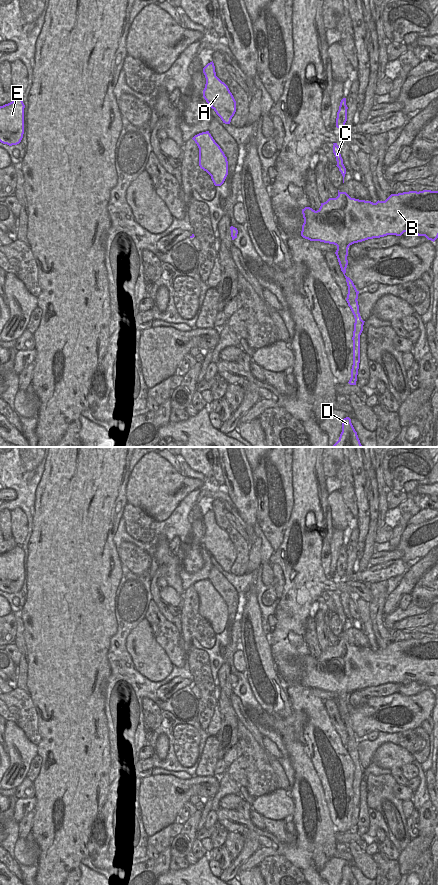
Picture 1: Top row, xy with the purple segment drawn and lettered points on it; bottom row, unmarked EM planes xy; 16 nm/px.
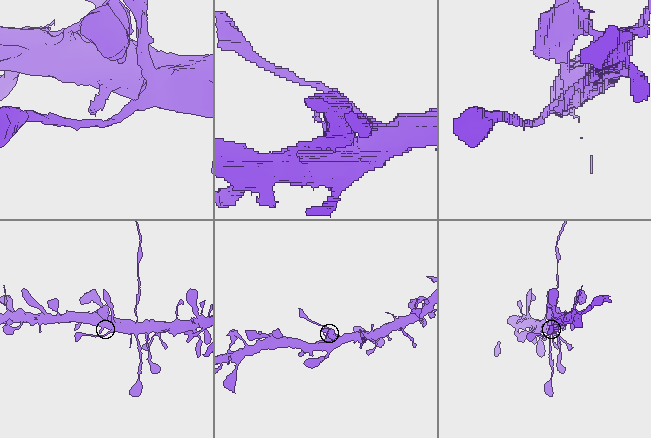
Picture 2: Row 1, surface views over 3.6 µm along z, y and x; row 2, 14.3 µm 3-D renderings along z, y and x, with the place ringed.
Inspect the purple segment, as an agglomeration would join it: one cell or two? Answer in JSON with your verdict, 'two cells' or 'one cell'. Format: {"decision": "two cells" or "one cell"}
{"decision": "two cells"}

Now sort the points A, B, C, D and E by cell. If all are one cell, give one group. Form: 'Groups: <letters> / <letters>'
Groups: A B D E / C.

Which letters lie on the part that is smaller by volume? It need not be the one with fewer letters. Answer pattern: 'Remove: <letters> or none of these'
Remove: C.

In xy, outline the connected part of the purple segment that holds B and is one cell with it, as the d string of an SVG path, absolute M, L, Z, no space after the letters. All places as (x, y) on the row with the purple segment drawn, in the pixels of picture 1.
M338 190L336 198L329 198L321 203L320 208L315 211L310 207L302 209L304 223L301 236L310 241L320 241L337 246L335 252L341 271L343 272L348 294L346 301L354 318L353 331L353 365L351 369L350 385L356 385L359 363L360 363L360 335L363 331L364 322L361 319L358 305L359 291L353 281L345 275L348 265L348 248L350 245L368 239L380 238L387 235L401 236L404 232L415 233L418 236L425 236L428 240L435 241L438 238L438 191L423 190L409 191L398 194L391 194L385 201L359 200L351 198L346 192Z

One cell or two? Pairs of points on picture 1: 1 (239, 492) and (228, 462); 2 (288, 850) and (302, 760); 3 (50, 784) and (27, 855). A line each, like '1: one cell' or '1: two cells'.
1: one cell
2: one cell
3: two cells

